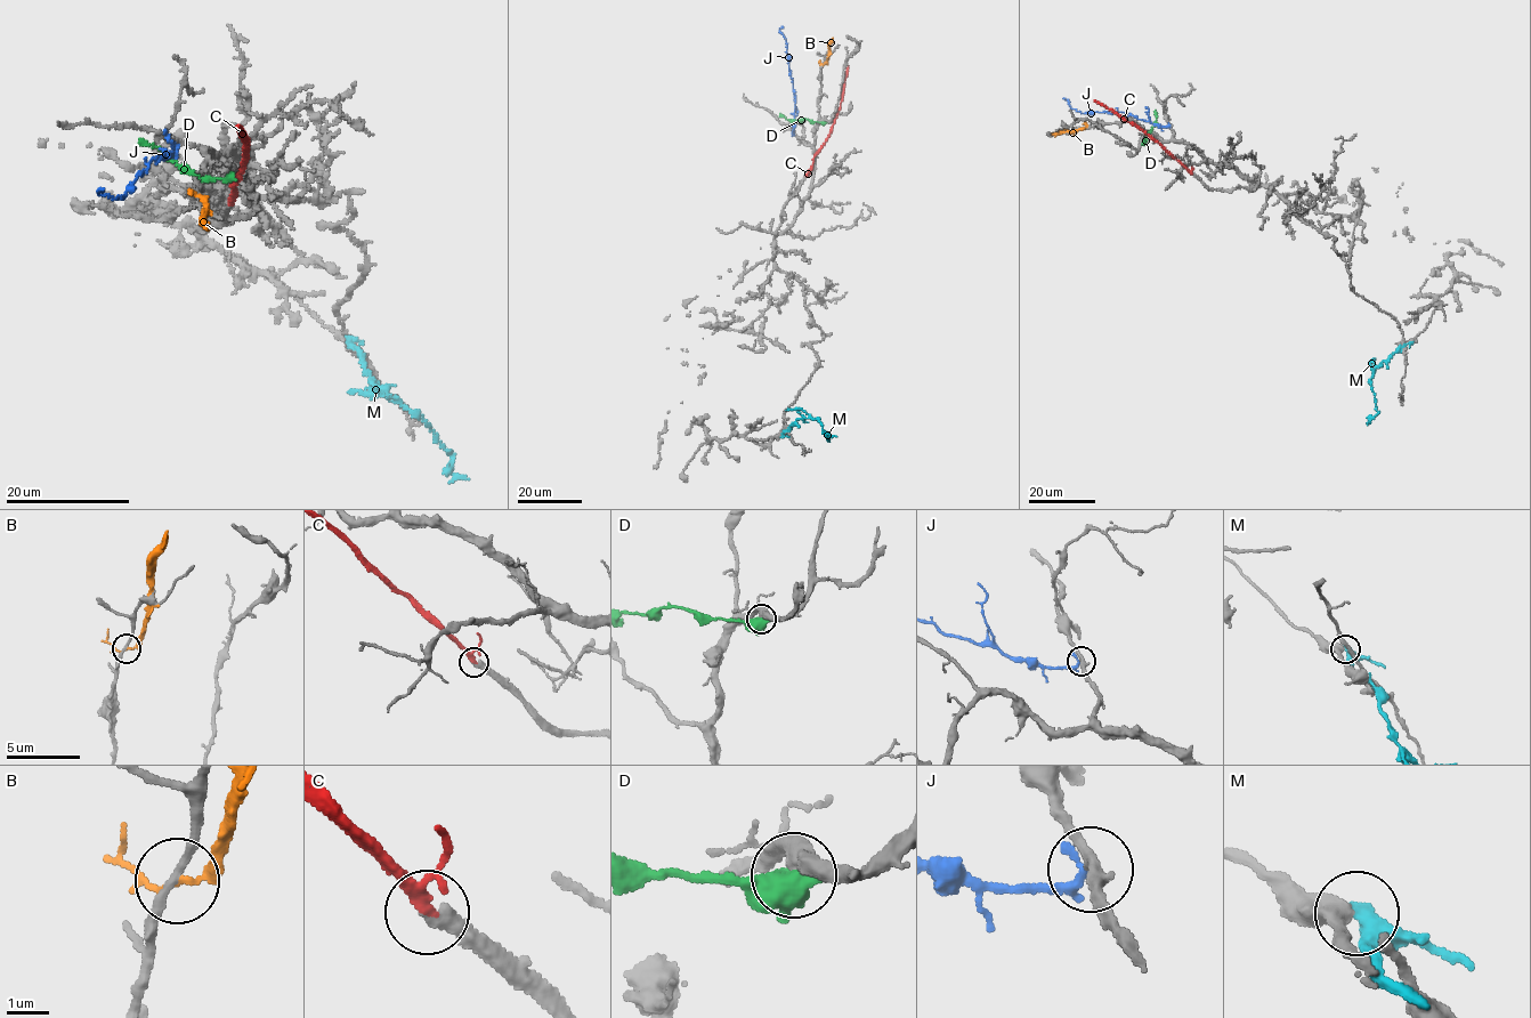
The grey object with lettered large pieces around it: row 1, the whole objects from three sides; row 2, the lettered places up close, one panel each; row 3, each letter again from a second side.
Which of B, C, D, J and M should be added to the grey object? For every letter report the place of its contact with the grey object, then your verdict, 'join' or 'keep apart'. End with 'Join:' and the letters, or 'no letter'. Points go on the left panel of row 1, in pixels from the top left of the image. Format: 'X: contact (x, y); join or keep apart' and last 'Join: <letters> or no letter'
B: contact (200, 198); keep apart
C: contact (231, 203); join
D: contact (232, 178); keep apart
J: contact (177, 145); join
M: contact (347, 336); keep apart
Join: C, J

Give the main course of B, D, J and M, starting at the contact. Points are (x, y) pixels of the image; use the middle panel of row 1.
B: (824, 64), (833, 38)
D: (825, 122), (792, 121), (779, 114)
J: (793, 135), (794, 89), (786, 40), (779, 32), (783, 25)
M: (782, 436), (795, 420), (804, 417), (818, 420), (828, 439), (828, 436), (836, 436)

